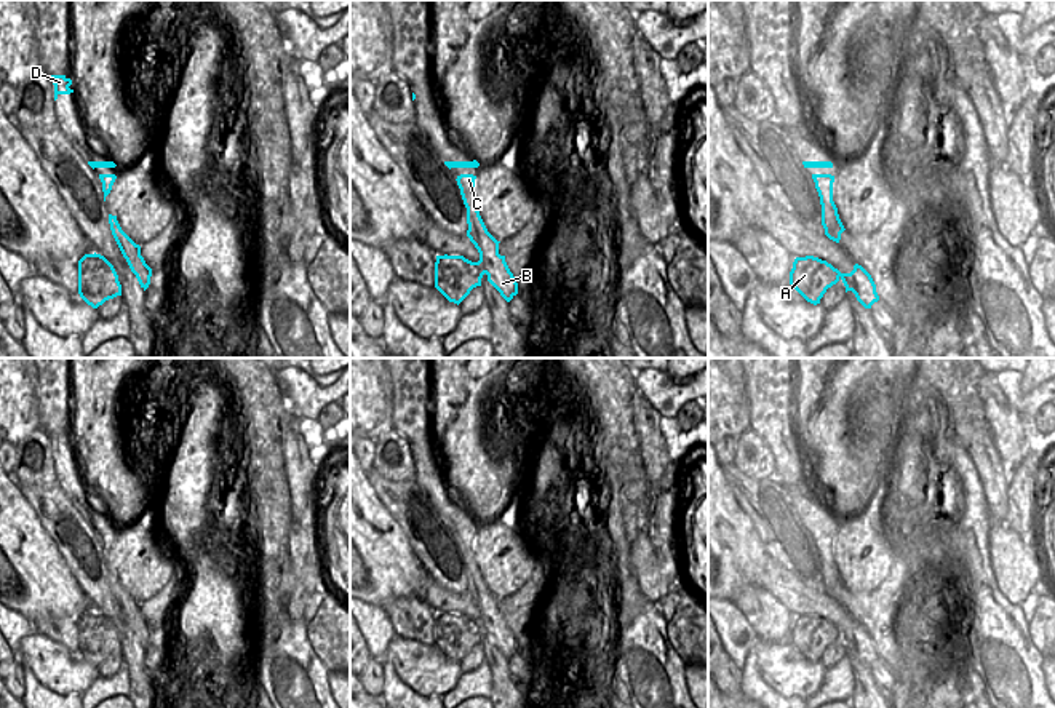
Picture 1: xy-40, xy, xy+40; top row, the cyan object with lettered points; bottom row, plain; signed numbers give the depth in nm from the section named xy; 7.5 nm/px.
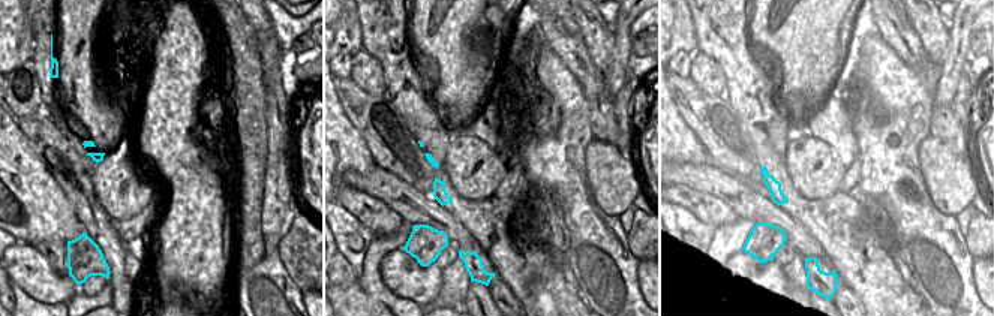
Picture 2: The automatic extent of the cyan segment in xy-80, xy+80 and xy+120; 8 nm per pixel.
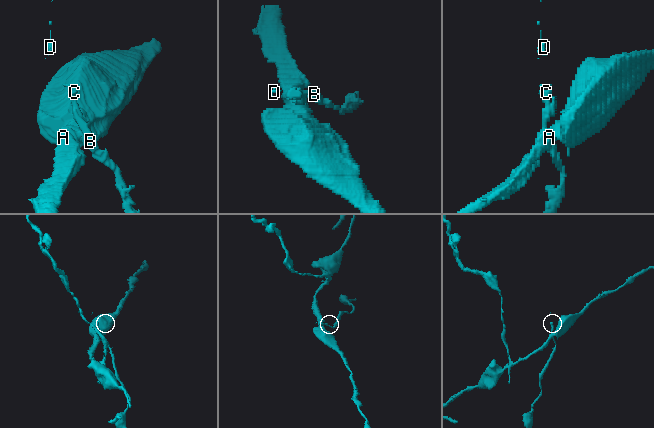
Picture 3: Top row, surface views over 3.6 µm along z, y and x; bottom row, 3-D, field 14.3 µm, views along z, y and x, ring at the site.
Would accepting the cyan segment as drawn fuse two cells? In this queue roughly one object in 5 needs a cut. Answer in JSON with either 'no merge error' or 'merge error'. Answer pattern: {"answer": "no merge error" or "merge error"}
{"answer": "merge error"}

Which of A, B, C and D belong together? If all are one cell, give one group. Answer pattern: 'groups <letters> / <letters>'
groups A / B C D

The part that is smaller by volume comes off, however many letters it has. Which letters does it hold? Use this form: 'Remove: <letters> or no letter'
Remove: B, C, D

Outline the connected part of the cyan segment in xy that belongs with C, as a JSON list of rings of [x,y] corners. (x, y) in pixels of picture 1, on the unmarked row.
[[[460,532],[456,537],[467,566],[467,595],[480,611],[476,623],[488,633],[488,639],[500,654],[510,660],[518,652],[518,641],[505,620],[505,614],[499,612],[500,599],[488,590],[475,563],[475,537],[473,532]]]

